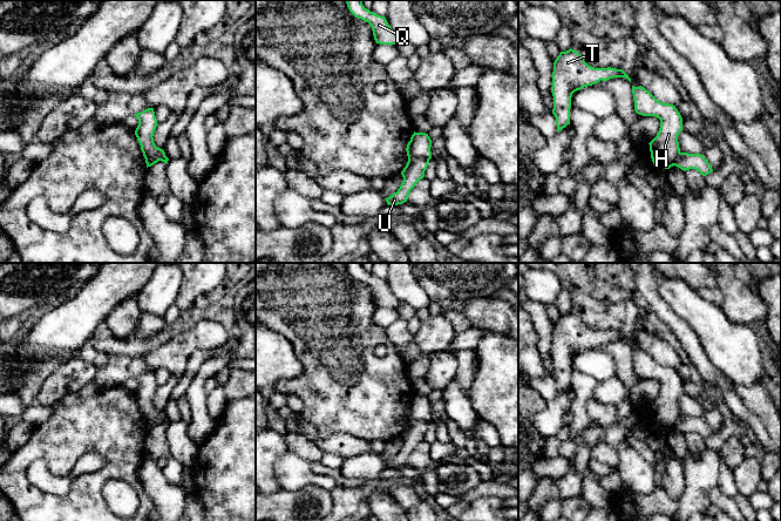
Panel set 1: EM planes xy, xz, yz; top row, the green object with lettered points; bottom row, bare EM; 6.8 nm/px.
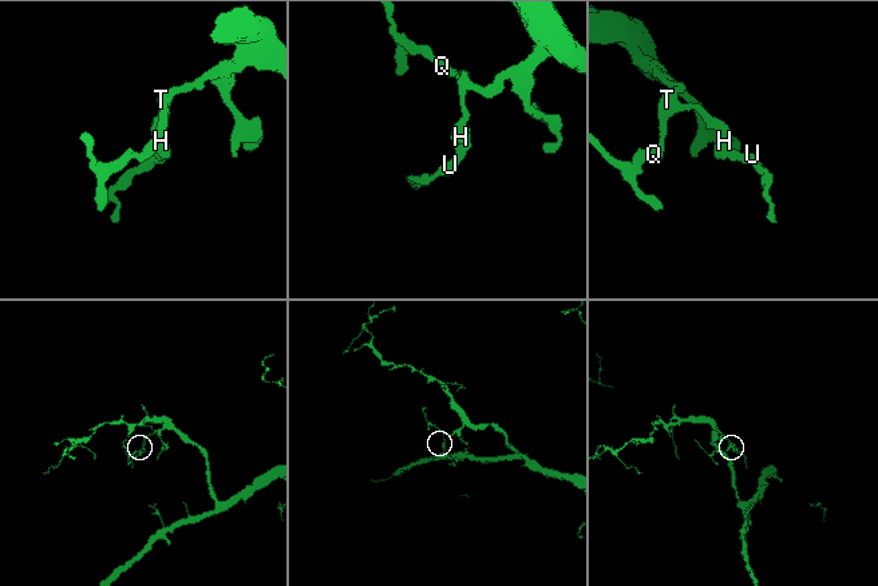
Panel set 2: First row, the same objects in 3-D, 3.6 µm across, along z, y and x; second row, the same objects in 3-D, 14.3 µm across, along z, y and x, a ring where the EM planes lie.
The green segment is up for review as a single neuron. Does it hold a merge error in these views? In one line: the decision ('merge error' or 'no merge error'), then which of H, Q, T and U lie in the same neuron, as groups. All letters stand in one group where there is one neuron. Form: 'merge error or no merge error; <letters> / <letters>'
merge error; H Q T / U

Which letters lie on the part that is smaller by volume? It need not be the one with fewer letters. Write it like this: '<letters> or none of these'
U

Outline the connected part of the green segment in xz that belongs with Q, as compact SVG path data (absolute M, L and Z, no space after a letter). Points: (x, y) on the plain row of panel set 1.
M345 263L349 275L358 282L368 285L372 290L374 303L380 307L398 307L401 302L392 293L385 279L378 278L365 271L362 263Z

